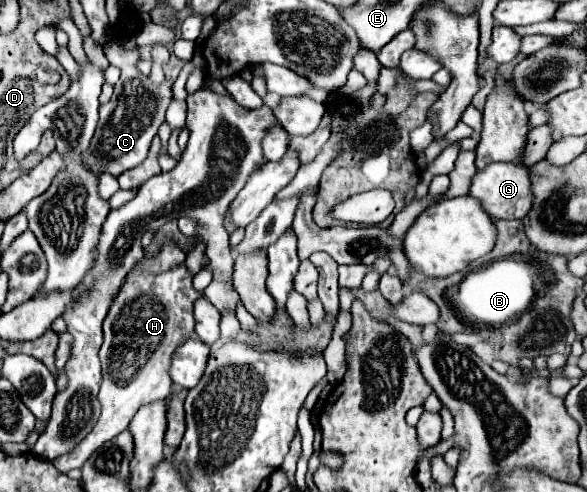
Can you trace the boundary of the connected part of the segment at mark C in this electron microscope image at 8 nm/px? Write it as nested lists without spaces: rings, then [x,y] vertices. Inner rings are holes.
[[[104,44],[104,54],[110,64],[120,68],[120,82],[116,82],[114,94],[108,104],[100,106],[98,130],[92,138],[90,150],[82,156],[82,160],[94,170],[94,174],[102,174],[110,170],[110,174],[122,174],[130,168],[136,168],[144,162],[150,142],[156,136],[160,124],[164,122],[166,108],[172,100],[172,82],[164,82],[154,86],[148,76],[138,70],[138,48],[124,50],[118,44]]]

